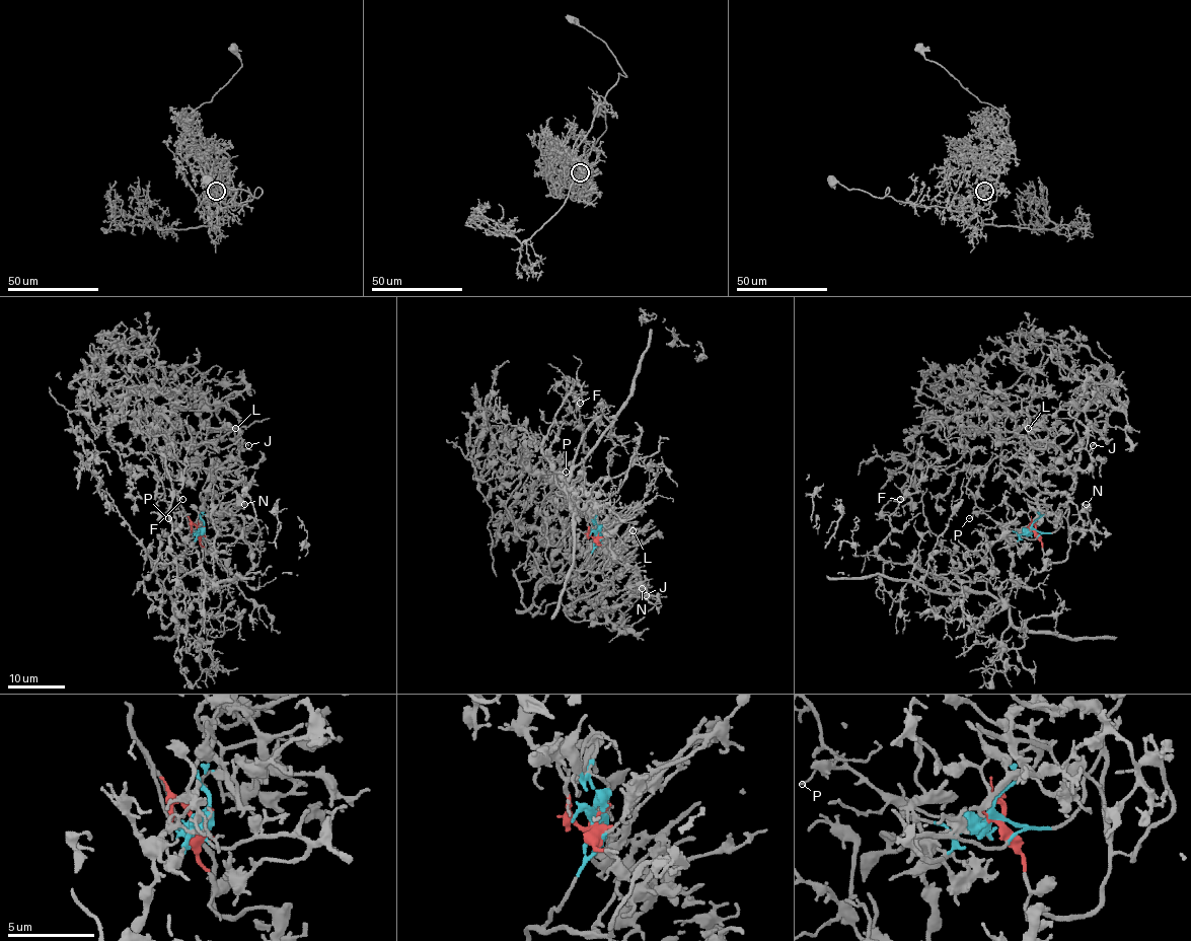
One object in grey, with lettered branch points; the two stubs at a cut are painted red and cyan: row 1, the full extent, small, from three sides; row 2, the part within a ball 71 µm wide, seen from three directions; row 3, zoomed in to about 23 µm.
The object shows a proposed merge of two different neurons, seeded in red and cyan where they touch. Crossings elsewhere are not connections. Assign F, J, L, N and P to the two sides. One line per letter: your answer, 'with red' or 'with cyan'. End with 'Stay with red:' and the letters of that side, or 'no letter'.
F: with red
J: with cyan
L: with cyan
N: with cyan
P: with red
Stay with red: F, P

